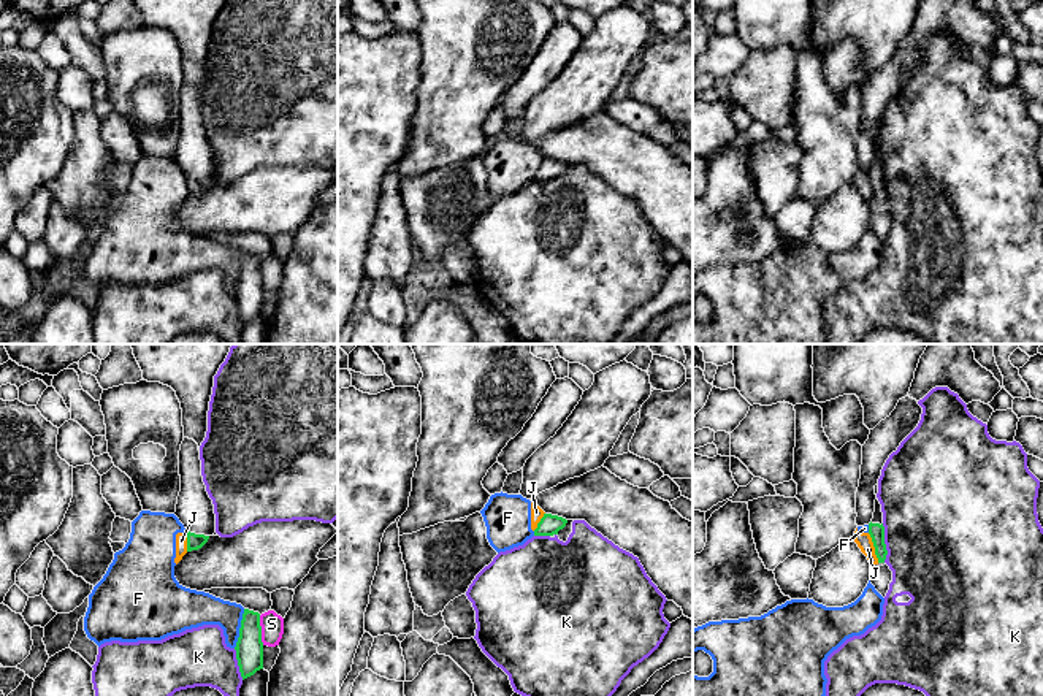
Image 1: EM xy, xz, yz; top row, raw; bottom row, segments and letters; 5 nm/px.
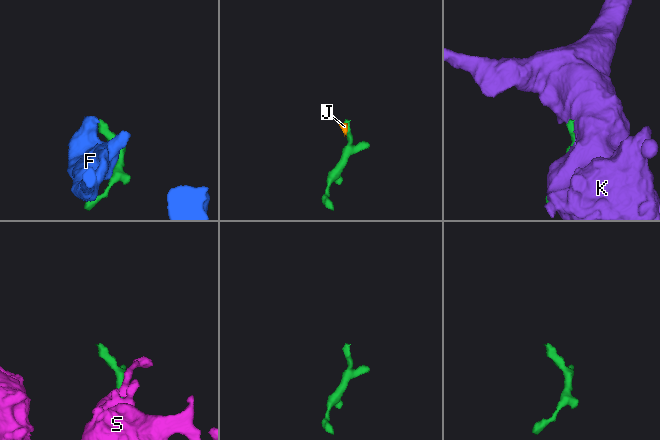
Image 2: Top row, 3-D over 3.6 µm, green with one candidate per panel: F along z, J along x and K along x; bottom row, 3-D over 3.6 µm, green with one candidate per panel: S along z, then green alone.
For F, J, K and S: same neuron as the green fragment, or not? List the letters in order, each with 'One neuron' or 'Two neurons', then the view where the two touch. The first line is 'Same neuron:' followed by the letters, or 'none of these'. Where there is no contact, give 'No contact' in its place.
Same neuron: none of these
F: Two neurons. Touches green in xy
J: Two neurons. Touches green in yz
K: Two neurons. Touches green in yz
S: Two neurons. Touches green in xy

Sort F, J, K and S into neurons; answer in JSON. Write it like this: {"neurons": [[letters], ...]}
{"neurons": [["F", "J"], ["K"], ["S"]]}

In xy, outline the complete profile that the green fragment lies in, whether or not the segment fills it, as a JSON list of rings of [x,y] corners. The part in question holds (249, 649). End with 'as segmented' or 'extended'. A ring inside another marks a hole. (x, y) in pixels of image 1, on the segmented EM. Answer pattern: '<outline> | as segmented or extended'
[[[244,609],[235,650],[243,680],[263,669],[263,642],[258,612]]] | as segmented

